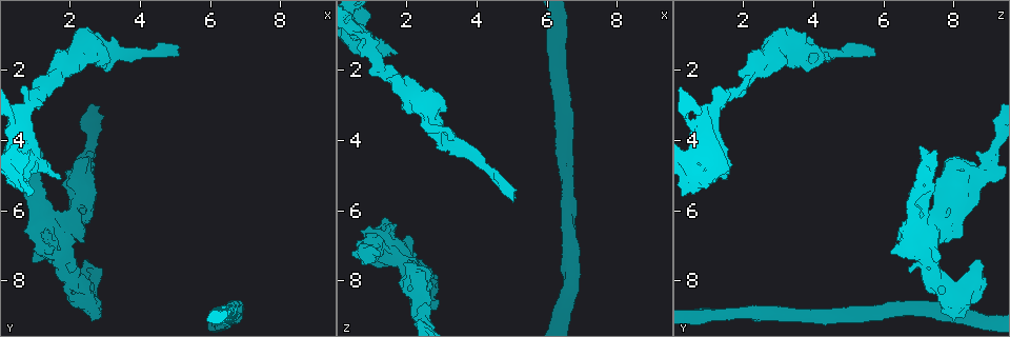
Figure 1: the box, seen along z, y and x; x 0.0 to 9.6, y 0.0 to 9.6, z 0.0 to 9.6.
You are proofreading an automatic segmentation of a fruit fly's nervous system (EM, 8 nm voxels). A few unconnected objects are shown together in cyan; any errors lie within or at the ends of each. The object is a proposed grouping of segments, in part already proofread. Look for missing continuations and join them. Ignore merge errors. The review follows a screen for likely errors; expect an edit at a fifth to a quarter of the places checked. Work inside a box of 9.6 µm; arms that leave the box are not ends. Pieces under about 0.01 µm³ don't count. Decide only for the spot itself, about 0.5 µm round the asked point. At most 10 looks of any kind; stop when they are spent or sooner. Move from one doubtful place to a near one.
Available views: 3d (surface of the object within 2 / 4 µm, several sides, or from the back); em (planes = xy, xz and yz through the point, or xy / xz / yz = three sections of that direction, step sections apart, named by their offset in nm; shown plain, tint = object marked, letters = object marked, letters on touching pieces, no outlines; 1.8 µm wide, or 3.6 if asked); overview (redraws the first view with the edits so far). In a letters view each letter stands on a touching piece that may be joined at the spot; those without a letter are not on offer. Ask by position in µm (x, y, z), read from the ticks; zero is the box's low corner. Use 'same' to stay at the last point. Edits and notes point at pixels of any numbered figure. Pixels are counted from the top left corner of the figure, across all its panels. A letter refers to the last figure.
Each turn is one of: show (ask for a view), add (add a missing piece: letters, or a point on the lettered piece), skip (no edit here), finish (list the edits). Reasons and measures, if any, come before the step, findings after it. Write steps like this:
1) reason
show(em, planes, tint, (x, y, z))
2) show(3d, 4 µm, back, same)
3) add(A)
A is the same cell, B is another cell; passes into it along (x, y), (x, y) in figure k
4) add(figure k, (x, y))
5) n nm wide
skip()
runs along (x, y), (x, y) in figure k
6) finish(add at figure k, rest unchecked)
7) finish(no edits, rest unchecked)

branch stops here
show(3d, 2 µm, (2.40, 7.45, 8.70))

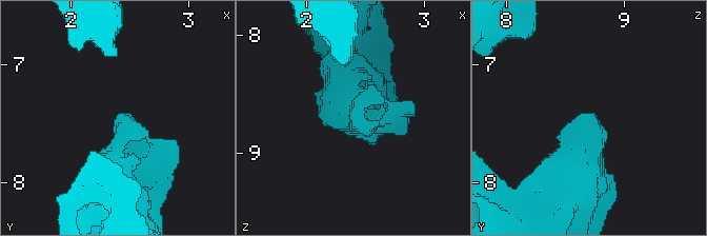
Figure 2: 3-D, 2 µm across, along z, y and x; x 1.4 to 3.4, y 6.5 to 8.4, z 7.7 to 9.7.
need the tissue
show(em, xy, step 16, tint, (2.36, 7.44, 8.72))

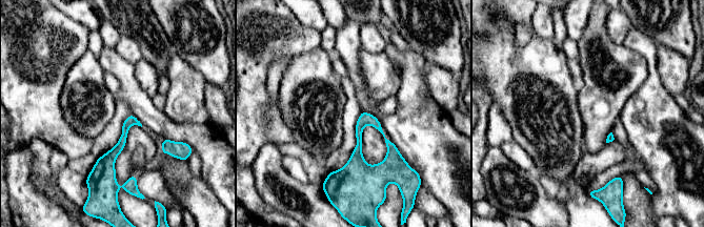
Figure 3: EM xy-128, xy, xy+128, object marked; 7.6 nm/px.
cut it another way
show(em, planes, letters, same)

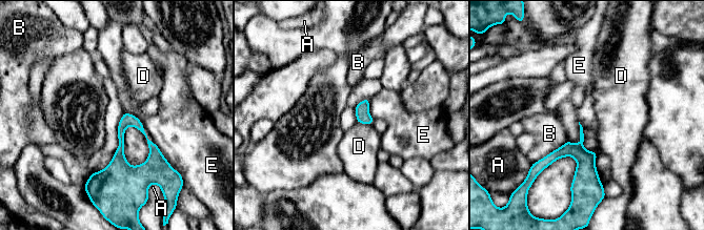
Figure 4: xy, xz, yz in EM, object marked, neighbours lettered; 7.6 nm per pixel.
skip()
A, B, D and E are other cells; border along (136, 116), (91, 174) in figure 4; none of them fits

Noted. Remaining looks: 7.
show(3d, 2 µm, (3.00, 1.90, 4.05))

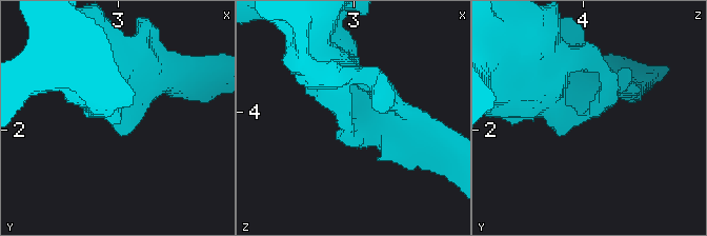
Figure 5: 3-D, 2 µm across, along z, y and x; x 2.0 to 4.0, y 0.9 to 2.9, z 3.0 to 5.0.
show(em, planes, tint, (3.06, 1.90, 4.00))

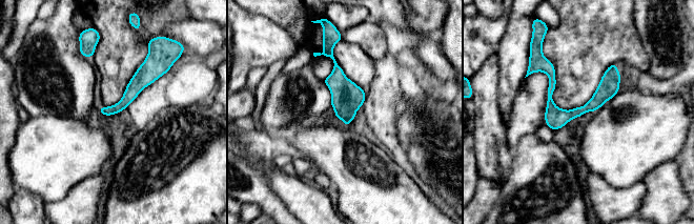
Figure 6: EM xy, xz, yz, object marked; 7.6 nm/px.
what lies round it
show(em, planes, letters, same)

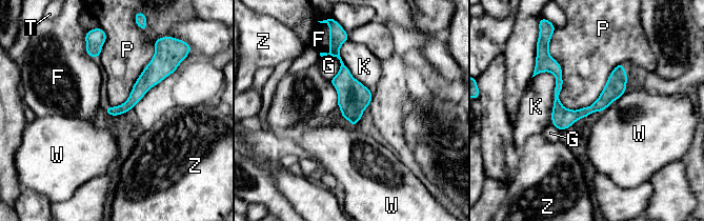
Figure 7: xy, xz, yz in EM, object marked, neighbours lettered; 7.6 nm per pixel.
skip()
F, G, K, P, T, W and Z are other cells; border along (548, 48), (560, 102), (587, 106) in figure 7; none of them fits

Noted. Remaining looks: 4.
an open end
show(3d, 4 µm, (1.70, 5.05, 1.40))

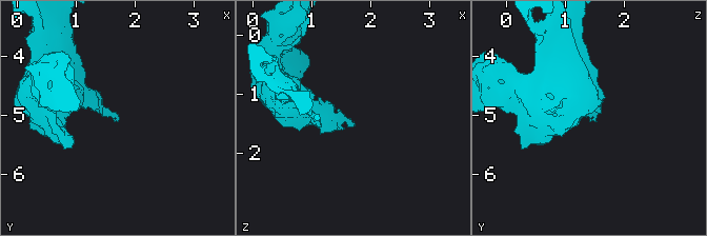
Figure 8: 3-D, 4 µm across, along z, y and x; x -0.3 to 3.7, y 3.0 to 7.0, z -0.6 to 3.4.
show(em, yz, step 4, letters, (1.70, 5.05, 1.50))

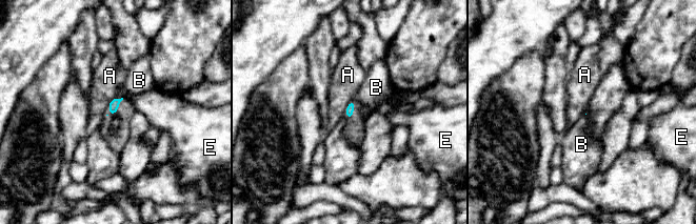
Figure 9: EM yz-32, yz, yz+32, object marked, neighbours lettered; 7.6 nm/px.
skip()
A, B and E are other cells; border along (115, 97), (106, 106) in figure 9; no lettered piece goes on from it

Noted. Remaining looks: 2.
an open end
show(em, planes, letters, (0.95, 4.15, 7.00))

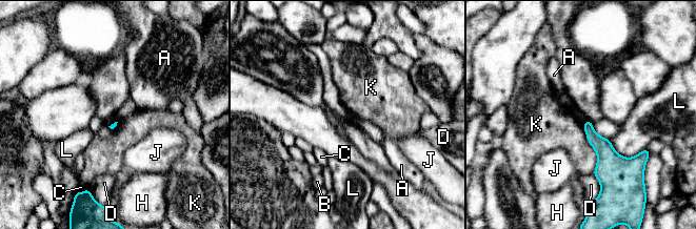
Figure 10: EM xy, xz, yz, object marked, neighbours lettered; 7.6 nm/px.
skip()
A, B, C, D, H, J, K and L are other cells; border along (592, 173), (597, 180), (600, 189) in figure 10; none of them fits

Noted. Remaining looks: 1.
finish(no edits, rest unchecked)

